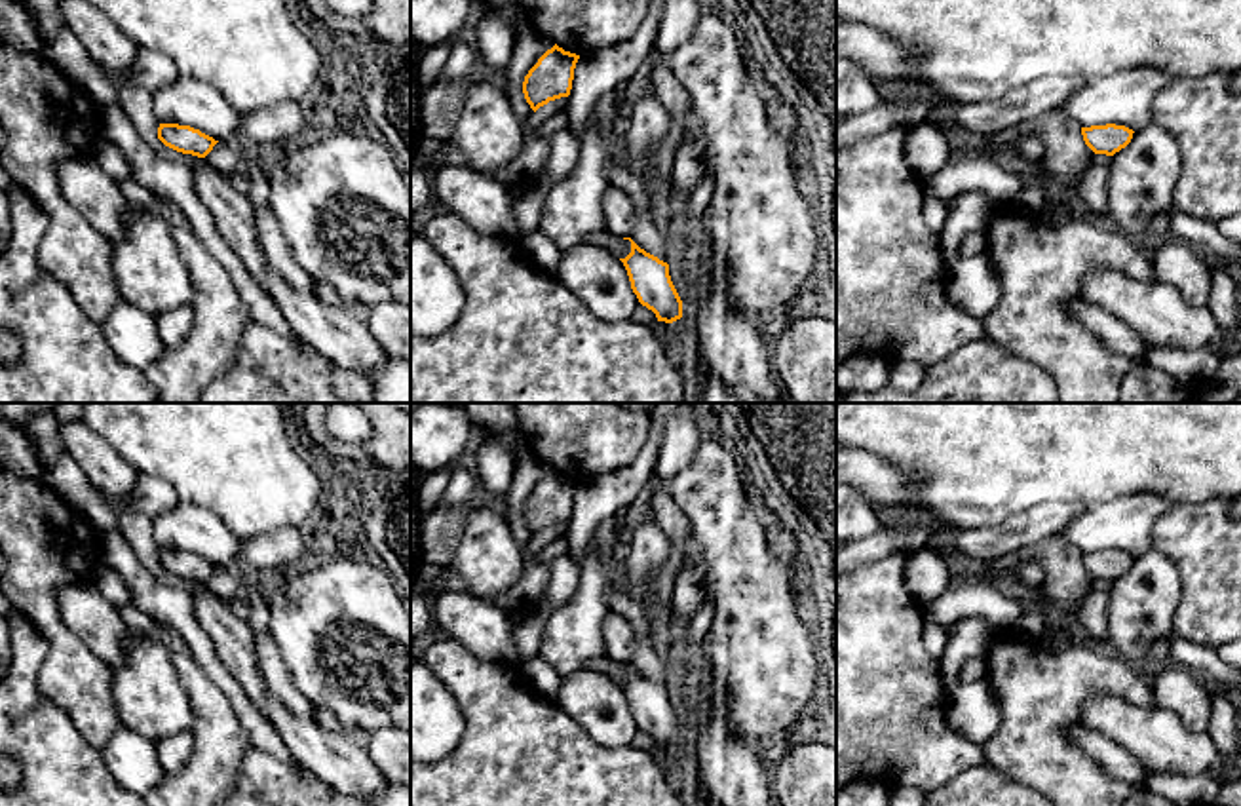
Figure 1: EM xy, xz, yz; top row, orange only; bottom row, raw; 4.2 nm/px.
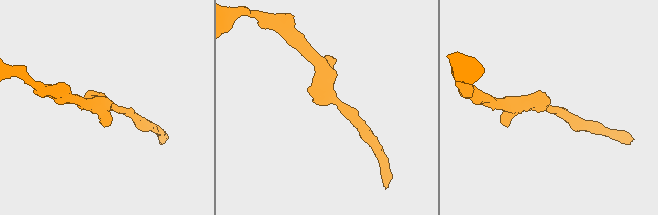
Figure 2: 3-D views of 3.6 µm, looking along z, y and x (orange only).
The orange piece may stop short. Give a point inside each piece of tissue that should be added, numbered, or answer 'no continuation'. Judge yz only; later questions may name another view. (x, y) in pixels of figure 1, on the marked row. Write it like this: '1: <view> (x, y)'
no continuation

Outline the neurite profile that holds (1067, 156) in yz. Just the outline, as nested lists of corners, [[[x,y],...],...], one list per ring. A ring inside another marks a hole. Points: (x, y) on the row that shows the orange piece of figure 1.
[[[1060,106],[1043,112],[1019,129],[1041,139],[1045,144],[1043,160],[1053,184],[1066,192],[1070,192],[1095,158],[1095,152],[1083,141],[1081,125],[1068,118]]]

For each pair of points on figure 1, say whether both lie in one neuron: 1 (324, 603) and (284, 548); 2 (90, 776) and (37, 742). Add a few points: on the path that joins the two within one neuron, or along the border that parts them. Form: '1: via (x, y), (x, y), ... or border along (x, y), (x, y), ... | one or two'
1: border along (295, 567), (280, 575) | two
2: via (76, 776), (50, 753) | one

